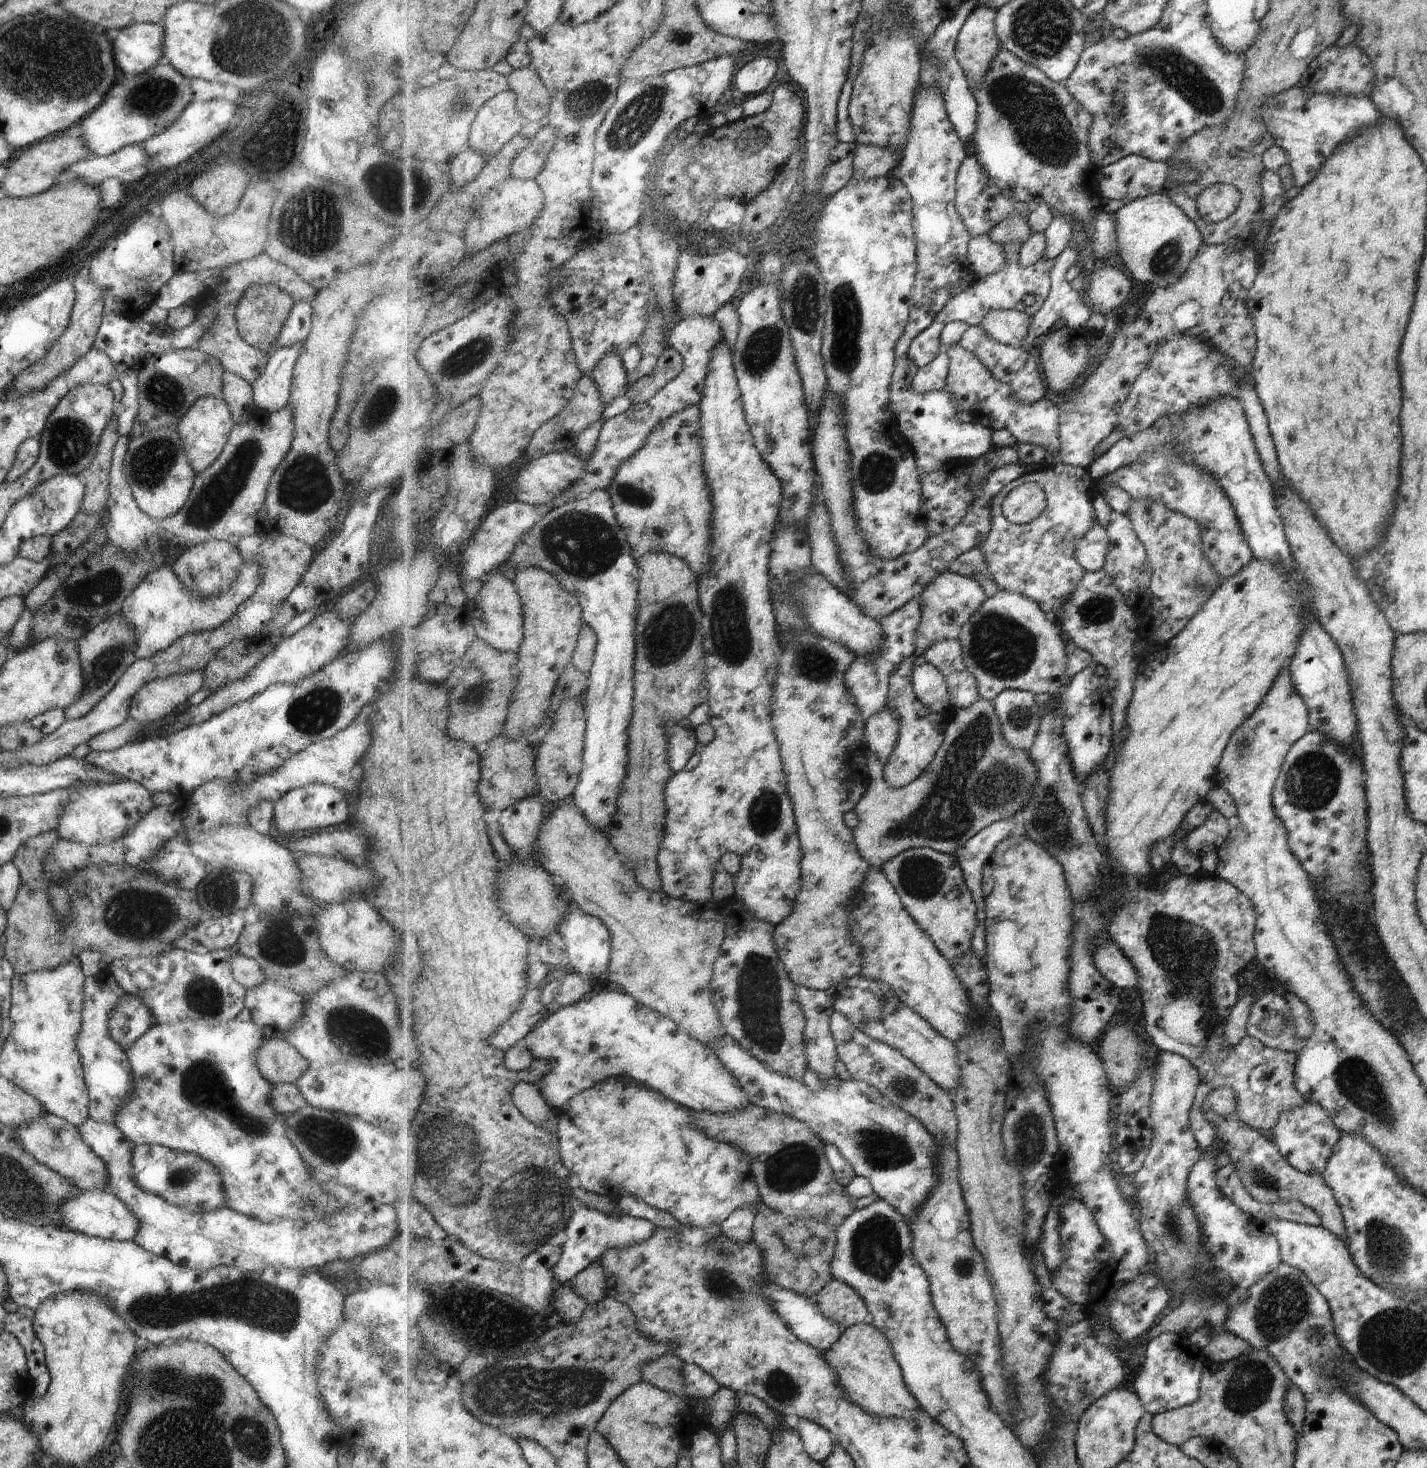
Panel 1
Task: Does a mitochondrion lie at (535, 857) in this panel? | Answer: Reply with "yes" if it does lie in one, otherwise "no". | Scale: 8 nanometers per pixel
no

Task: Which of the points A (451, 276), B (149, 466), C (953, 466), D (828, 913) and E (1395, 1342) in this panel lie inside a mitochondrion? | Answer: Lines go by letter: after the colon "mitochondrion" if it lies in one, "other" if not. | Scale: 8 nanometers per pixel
A: other
B: mitochondrion
C: other
D: other
E: mitochondrion

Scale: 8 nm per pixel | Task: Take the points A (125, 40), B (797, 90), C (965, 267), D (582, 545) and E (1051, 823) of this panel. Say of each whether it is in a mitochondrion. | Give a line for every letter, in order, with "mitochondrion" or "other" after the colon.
A: other
B: other
C: other
D: mitochondrion
E: mitochondrion

